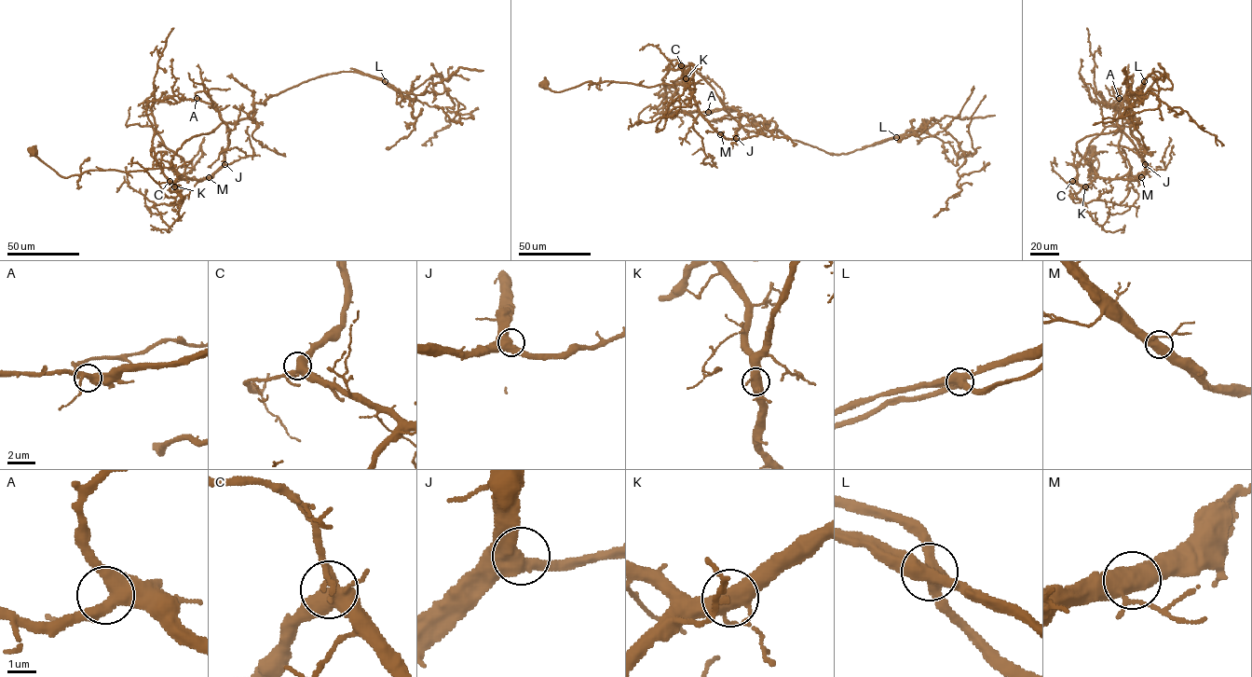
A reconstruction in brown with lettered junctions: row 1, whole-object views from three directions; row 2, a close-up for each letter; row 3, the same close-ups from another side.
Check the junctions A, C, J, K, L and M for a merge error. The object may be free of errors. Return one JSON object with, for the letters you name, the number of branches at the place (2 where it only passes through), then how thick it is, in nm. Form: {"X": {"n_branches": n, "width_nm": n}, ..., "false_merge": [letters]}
{"L": {"n_branches": 4, "width_nm": 550}, "false_merge": ["L"]}

